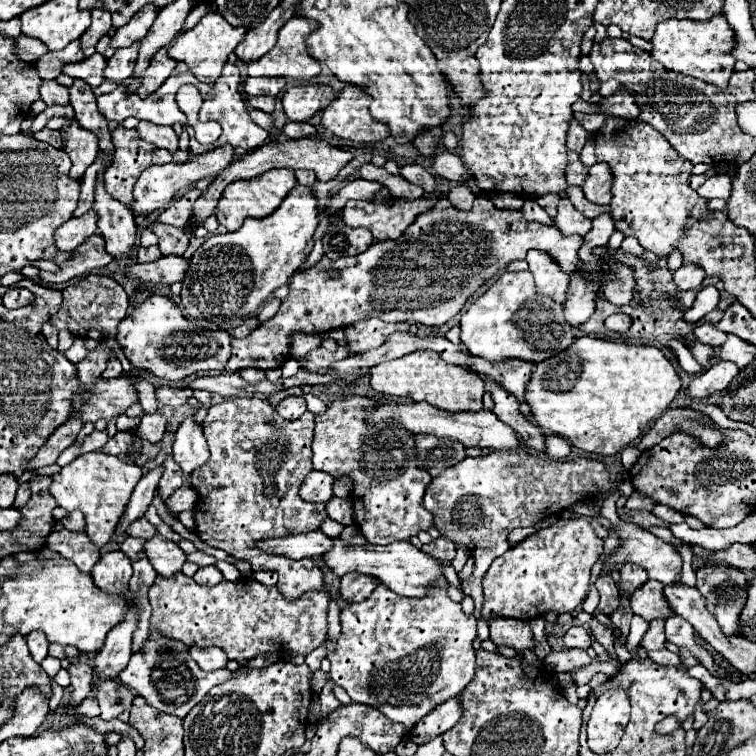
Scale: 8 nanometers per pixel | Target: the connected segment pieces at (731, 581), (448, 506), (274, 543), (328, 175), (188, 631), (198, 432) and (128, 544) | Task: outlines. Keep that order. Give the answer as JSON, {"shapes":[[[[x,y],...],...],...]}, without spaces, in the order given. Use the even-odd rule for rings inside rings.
{"shapes":[[[[702,565],[696,571],[696,577],[698,577],[696,587],[706,597],[708,609],[720,623],[722,631],[726,635],[738,635],[738,615],[746,601],[746,581],[748,581],[746,573],[736,567],[730,567],[730,565]]],[[[526,449],[490,451],[480,457],[466,457],[438,477],[432,477],[426,487],[424,507],[434,513],[440,535],[468,547],[476,561],[472,575],[462,581],[462,589],[474,599],[480,639],[488,639],[488,623],[482,617],[482,577],[492,561],[508,551],[508,533],[514,527],[532,527],[580,499],[610,491],[610,487],[608,471],[600,461],[584,457],[574,461],[540,459]]],[[[310,531],[290,537],[268,537],[256,543],[256,547],[270,555],[284,555],[290,559],[304,559],[304,557],[320,557],[332,545],[332,539],[326,537],[322,531]]],[[[288,139],[286,143],[268,143],[268,145],[262,145],[258,147],[254,153],[246,153],[242,155],[238,161],[234,161],[232,165],[228,165],[214,181],[212,185],[202,193],[202,197],[196,201],[194,205],[194,227],[202,225],[210,215],[212,211],[216,209],[216,203],[222,195],[222,191],[226,189],[226,185],[230,185],[232,181],[238,181],[238,179],[252,179],[252,177],[258,177],[270,169],[276,169],[276,167],[288,167],[288,169],[310,169],[316,173],[318,181],[330,181],[334,179],[342,167],[348,165],[348,161],[352,159],[352,153],[346,151],[346,149],[340,149],[340,147],[332,147],[328,141],[320,141],[320,139]]],[[[178,573],[174,577],[158,575],[158,581],[150,587],[150,605],[152,605],[150,625],[154,631],[160,631],[162,637],[182,641],[184,645],[220,647],[226,651],[230,661],[238,661],[238,665],[244,667],[258,653],[286,649],[306,655],[316,647],[320,647],[328,633],[328,621],[326,621],[328,603],[330,603],[330,593],[326,589],[308,591],[300,599],[288,601],[276,587],[266,587],[256,579],[248,579],[248,577],[242,577],[236,583],[222,581],[216,587],[200,587],[192,577],[186,577],[184,573]]],[[[188,417],[180,429],[176,431],[174,441],[174,461],[180,465],[184,479],[190,477],[190,473],[198,467],[202,467],[208,461],[208,445],[202,433],[202,427]]],[[[126,537],[126,541],[120,545],[120,549],[122,549],[132,561],[138,561],[138,559],[144,557],[144,553],[142,553],[142,539]]]]}

